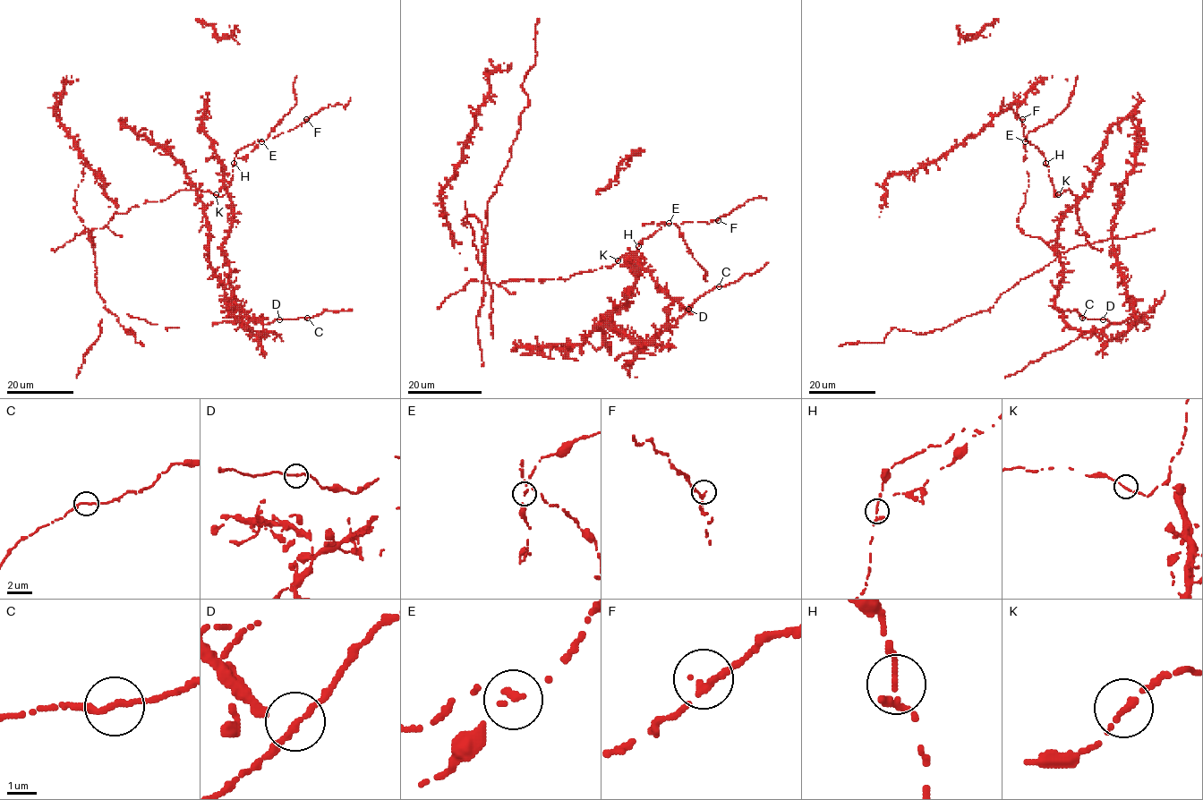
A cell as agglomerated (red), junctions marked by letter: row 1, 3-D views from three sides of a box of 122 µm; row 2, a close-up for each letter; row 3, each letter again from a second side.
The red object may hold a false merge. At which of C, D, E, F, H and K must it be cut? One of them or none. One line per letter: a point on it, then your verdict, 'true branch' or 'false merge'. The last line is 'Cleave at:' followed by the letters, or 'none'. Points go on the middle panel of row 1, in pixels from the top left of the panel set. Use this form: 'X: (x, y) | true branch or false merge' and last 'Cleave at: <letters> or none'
C: (719, 286) | true branch
D: (688, 309) | true branch
E: (669, 223) | false merge
F: (718, 220) | true branch
H: (638, 246) | true branch
K: (618, 260) | true branch
Cleave at: E

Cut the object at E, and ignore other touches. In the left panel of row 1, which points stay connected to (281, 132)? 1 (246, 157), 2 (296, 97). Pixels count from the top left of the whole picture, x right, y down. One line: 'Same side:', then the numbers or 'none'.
Same side: none

